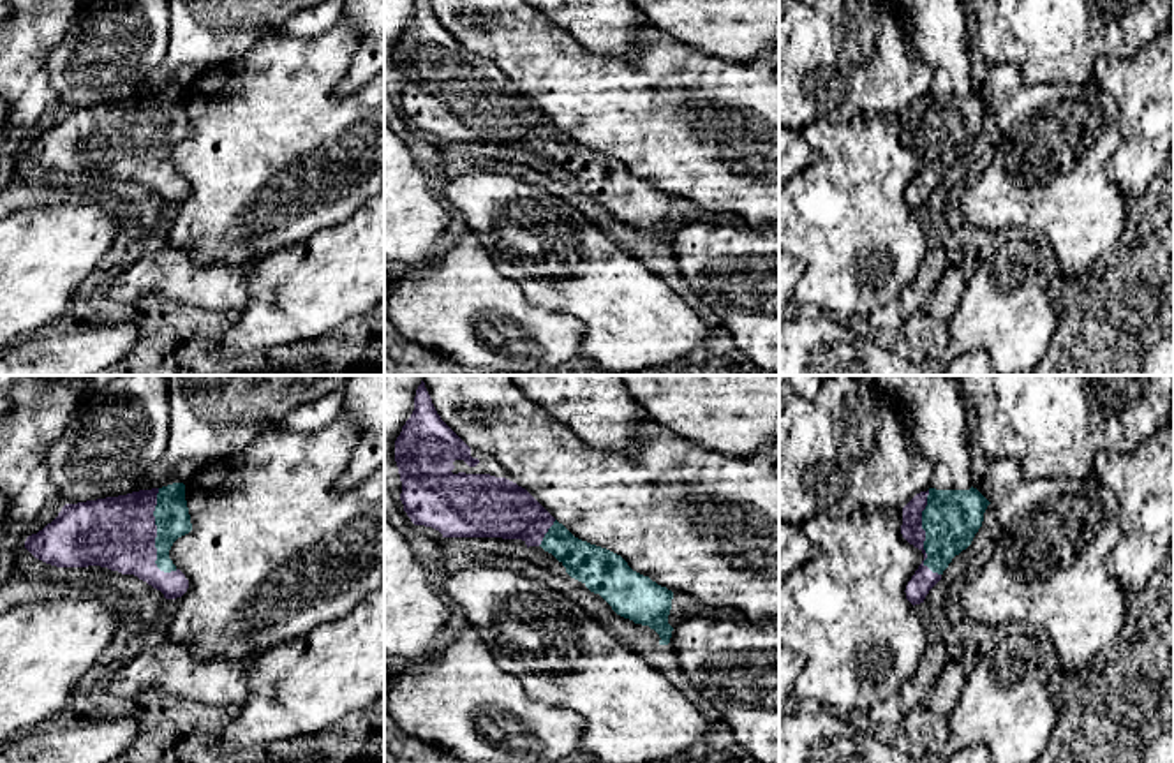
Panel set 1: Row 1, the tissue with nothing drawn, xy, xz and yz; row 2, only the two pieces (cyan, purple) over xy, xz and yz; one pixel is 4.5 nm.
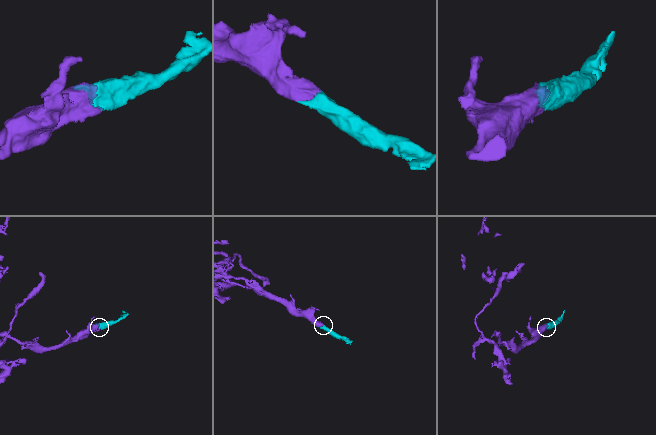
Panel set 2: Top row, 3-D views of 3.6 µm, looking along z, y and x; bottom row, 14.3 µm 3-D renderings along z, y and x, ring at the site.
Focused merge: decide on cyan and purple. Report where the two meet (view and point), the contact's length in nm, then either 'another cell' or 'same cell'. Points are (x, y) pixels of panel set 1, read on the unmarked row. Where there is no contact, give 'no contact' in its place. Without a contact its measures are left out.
meets cyan in xy at (157, 140); contact 400 nm long; same cell

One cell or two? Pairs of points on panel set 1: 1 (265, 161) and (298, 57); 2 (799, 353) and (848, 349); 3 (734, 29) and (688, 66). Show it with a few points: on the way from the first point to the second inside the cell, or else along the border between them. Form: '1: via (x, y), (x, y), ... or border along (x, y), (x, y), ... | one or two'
1: via (270, 134), (272, 113), (289, 83) | one
2: via (811, 355), (836, 355) | one
3: border along (667, 32), (704, 53), (743, 64) | two

